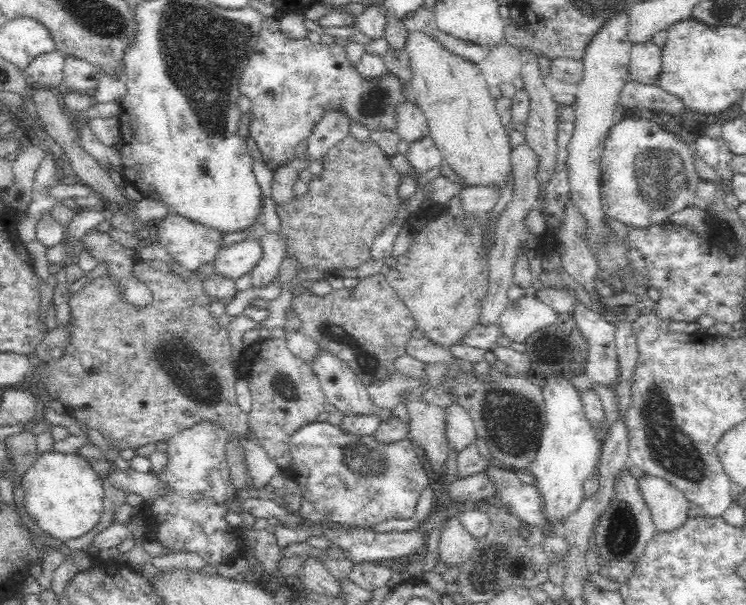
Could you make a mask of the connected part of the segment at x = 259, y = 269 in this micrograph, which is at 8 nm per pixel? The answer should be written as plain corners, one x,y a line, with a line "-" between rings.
265,231
258,237
261,246
261,257
250,273
250,288
266,288
279,273
279,268
285,253
286,238

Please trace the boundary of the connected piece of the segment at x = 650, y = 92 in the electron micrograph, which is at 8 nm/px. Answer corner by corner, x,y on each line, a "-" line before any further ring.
628,81
620,89
617,106
625,108
626,114
630,109
644,108
644,110
664,110
664,112
682,112
685,106
677,96
662,90
658,85
640,84

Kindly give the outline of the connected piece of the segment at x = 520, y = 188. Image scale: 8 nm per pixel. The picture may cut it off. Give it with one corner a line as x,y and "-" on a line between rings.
528,141
512,147
511,173
512,180
514,181
512,182
512,184
514,184
514,188
512,188
514,192
512,192
512,198
510,198
505,209
499,214
500,217
494,221
494,242
492,242
486,258
489,274
488,288
482,301
482,310
480,313
480,324
484,326
488,326
488,324
497,325
499,316
509,303
507,292
513,285
513,266
517,258
518,246
522,245
522,242
530,247
536,244
536,238
538,238
538,236
527,231
523,225
528,212
537,208
541,183
539,182
536,170
538,170
538,153
532,149

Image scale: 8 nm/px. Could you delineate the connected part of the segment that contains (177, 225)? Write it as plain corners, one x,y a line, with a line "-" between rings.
168,214
158,225
157,241
170,254
170,260
176,266
194,273
214,260
221,248
222,235
192,224
181,216

